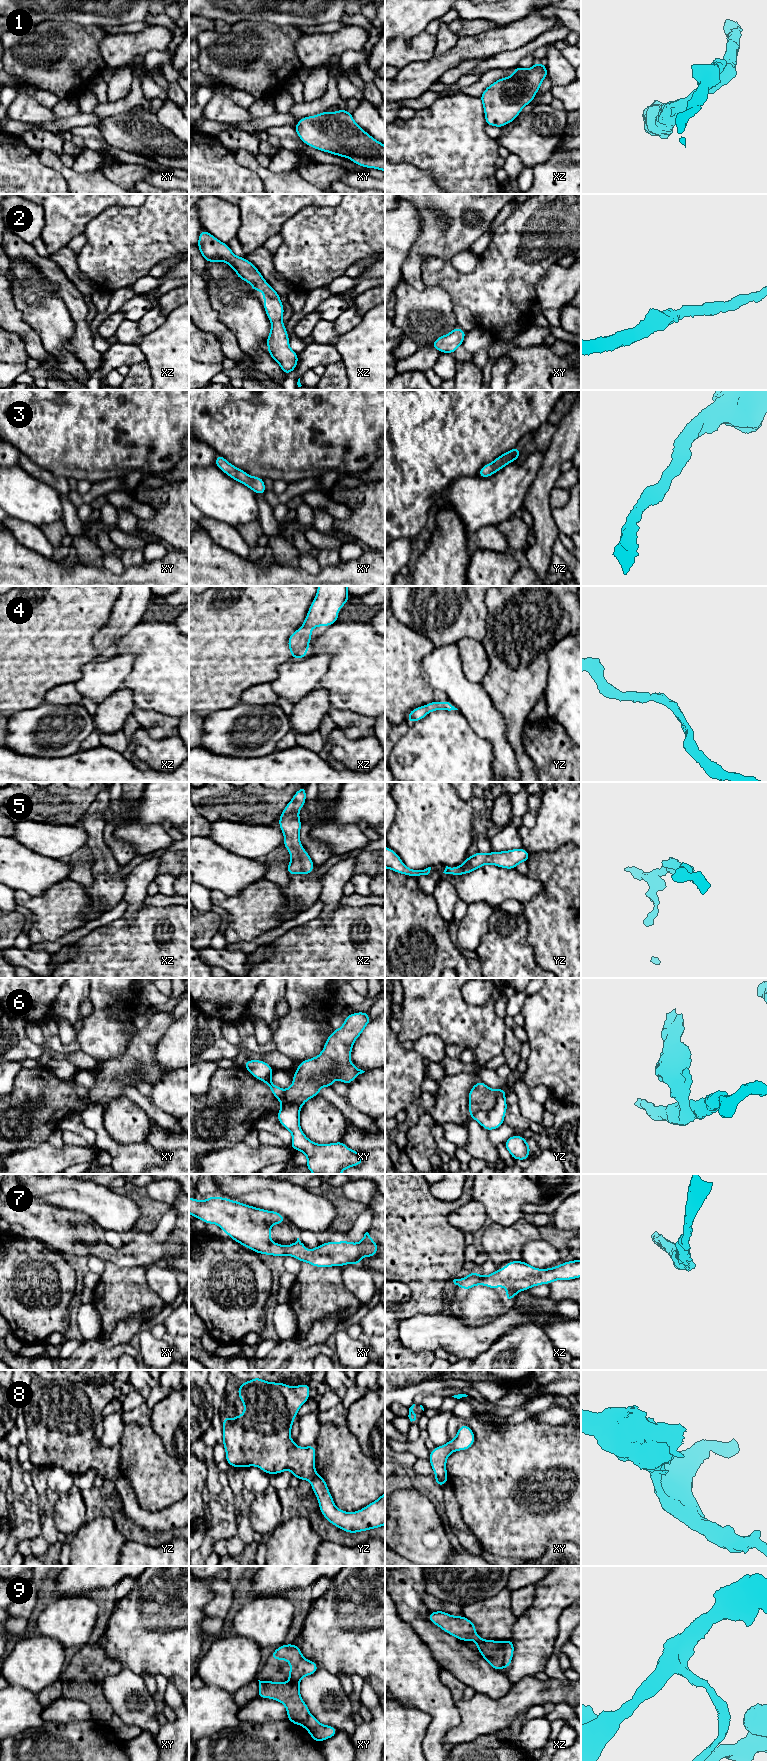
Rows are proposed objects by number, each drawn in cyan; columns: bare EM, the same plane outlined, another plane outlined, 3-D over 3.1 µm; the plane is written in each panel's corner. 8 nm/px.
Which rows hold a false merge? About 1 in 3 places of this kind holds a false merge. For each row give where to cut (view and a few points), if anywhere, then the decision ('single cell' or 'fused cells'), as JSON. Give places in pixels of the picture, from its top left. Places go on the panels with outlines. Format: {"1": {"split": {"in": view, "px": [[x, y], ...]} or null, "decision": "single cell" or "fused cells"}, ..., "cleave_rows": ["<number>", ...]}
{"1": {"split": null, "decision": "single cell"}, "2": {"split": null, "decision": "single cell"}, "3": {"split": null, "decision": "single cell"}, "4": {"split": null, "decision": "single cell"}, "5": {"split": null, "decision": "single cell"}, "6": {"split": {"in": "yz", "px": [[504, 1094], [498, 1096], [491, 1109], [477, 1110], [470, 1116]]}, "decision": "fused cells"}, "7": {"split": null, "decision": "single cell"}, "8": {"split": {"in": "xy", "px": [[437, 1476], [445, 1481]]}, "decision": "fused cells"}, "9": {"split": {"in": "xz", "px": [[505, 1641], [504, 1663], [502, 1667]]}, "decision": "fused cells"}, "cleave_rows": ["6", "8", "9"]}

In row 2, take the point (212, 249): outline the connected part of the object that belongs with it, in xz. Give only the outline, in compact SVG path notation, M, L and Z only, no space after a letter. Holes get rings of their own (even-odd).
M206 230L200 232L197 245L207 263L226 262L237 273L236 278L241 278L252 285L252 291L263 292L263 308L271 321L271 330L266 340L268 353L280 365L285 375L293 372L298 364L298 354L289 346L290 339L282 322L284 307L280 295L268 285L250 261L237 257L228 244L221 242Z

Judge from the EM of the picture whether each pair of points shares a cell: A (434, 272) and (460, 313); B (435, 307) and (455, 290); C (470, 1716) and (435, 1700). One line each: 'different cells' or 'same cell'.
A: different cells
B: different cells
C: different cells

